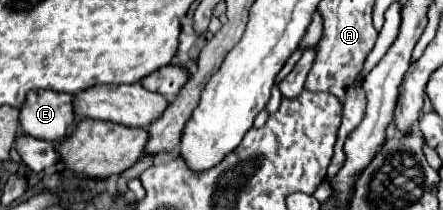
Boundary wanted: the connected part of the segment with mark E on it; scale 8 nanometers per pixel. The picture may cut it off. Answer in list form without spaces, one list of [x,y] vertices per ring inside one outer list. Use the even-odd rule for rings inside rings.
[[[38,90],[30,92],[20,110],[20,128],[40,140],[62,140],[74,124],[72,96],[64,92]]]

